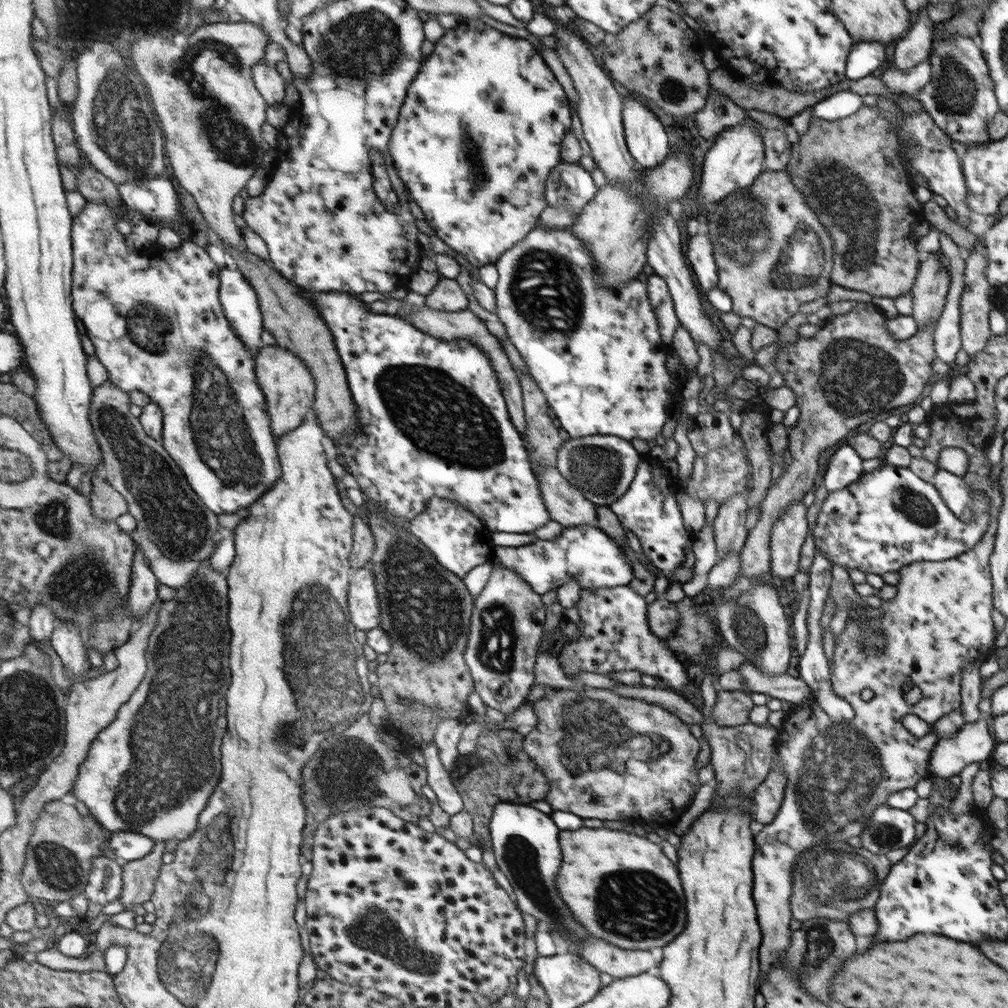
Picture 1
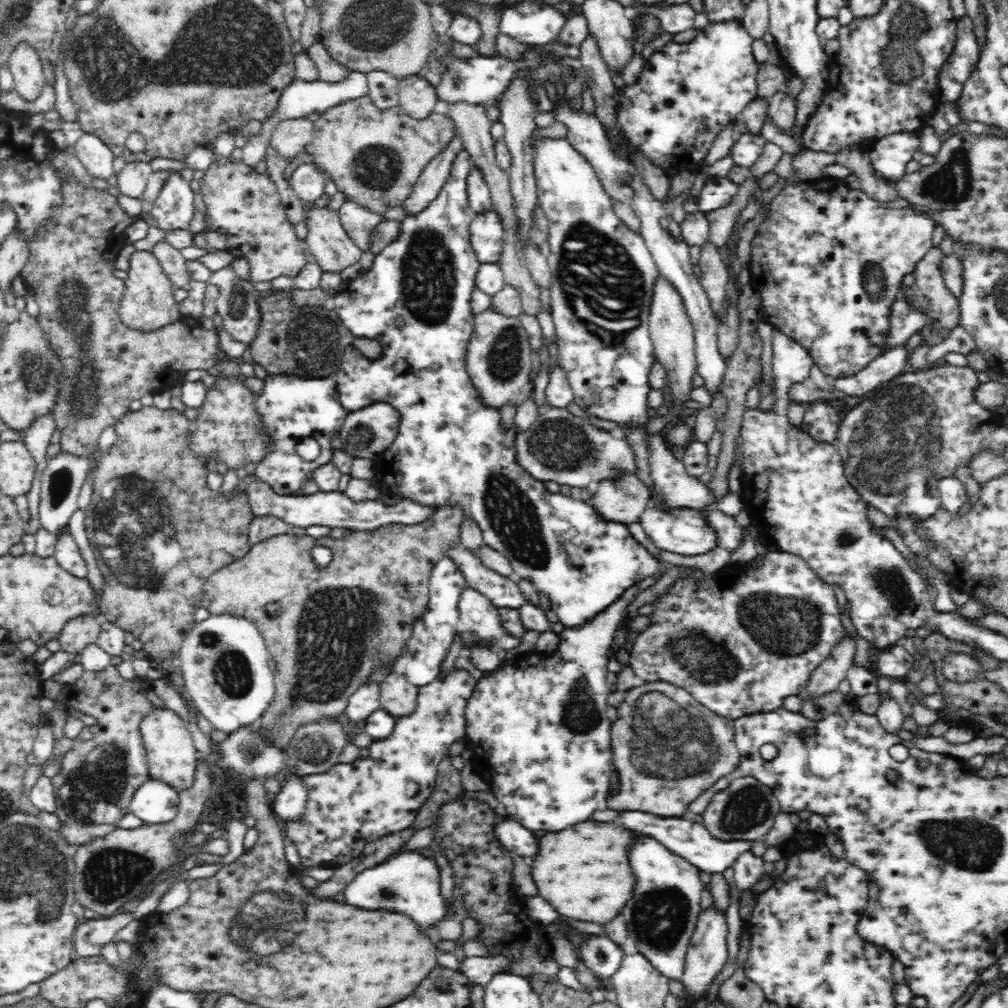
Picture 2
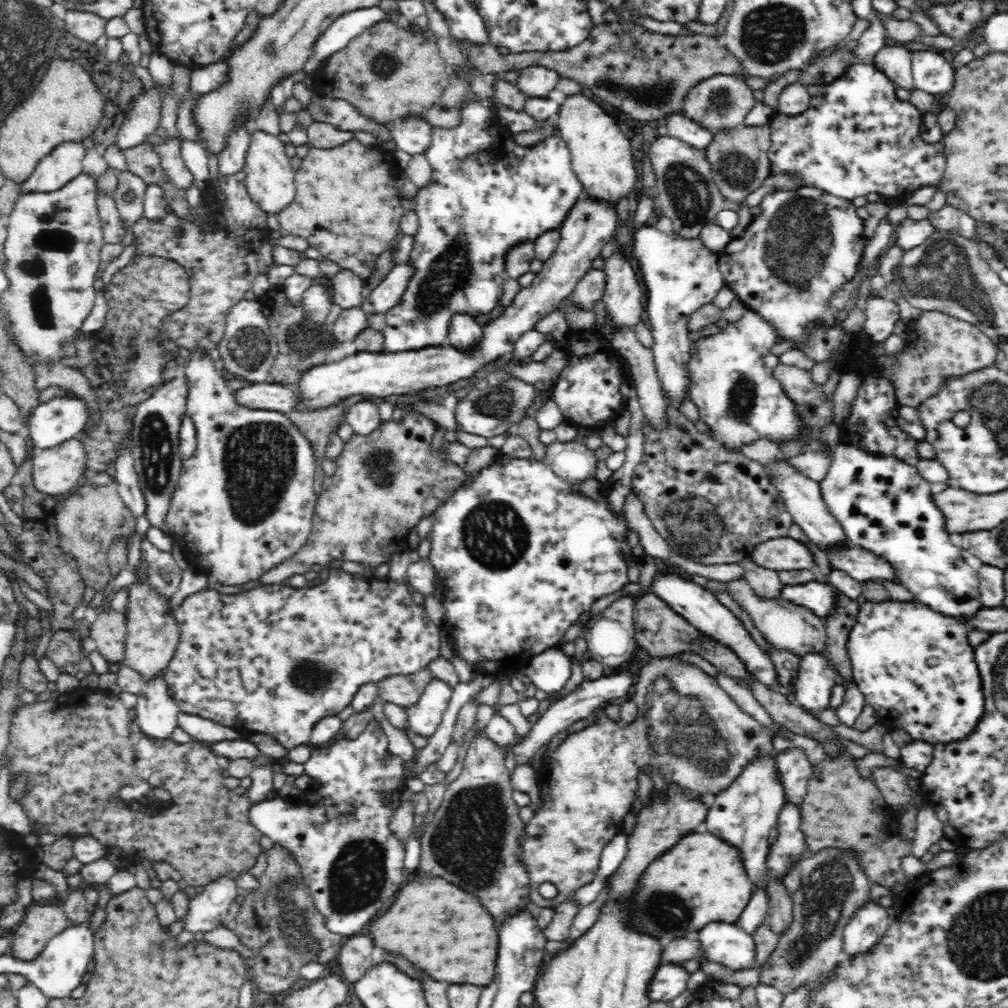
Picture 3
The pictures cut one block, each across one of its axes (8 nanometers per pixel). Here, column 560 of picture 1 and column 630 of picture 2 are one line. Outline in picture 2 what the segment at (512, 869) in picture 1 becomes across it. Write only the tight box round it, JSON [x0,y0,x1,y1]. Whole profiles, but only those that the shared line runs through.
[621,836,705,982]

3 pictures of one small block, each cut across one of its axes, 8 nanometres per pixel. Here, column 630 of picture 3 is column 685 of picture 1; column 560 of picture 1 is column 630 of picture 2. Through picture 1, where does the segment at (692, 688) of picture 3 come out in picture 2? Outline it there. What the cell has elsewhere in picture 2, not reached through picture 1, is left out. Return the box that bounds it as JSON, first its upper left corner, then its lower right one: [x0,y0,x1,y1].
[605,681,740,817]

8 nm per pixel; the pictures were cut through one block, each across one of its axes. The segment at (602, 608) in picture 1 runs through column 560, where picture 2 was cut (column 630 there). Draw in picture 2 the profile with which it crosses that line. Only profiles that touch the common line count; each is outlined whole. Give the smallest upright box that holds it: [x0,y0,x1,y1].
[629,550,846,721]

